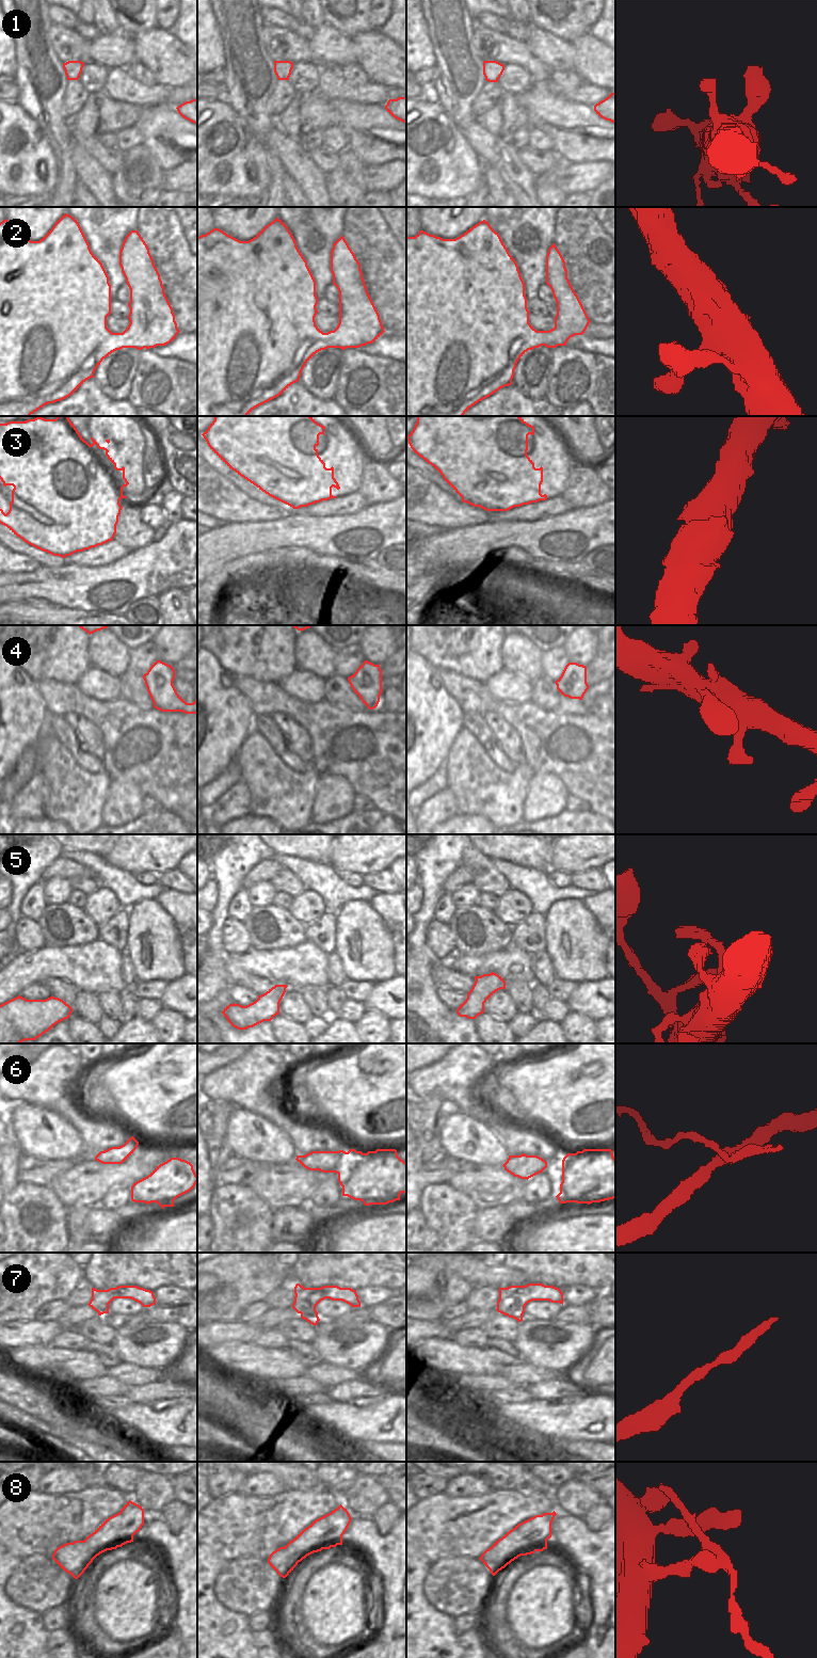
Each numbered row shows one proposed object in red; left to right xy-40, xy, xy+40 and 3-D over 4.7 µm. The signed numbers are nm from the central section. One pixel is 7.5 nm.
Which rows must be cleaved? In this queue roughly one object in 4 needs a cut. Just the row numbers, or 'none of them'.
6, 7, 8

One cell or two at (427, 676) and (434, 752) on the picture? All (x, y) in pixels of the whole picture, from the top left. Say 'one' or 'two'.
one

